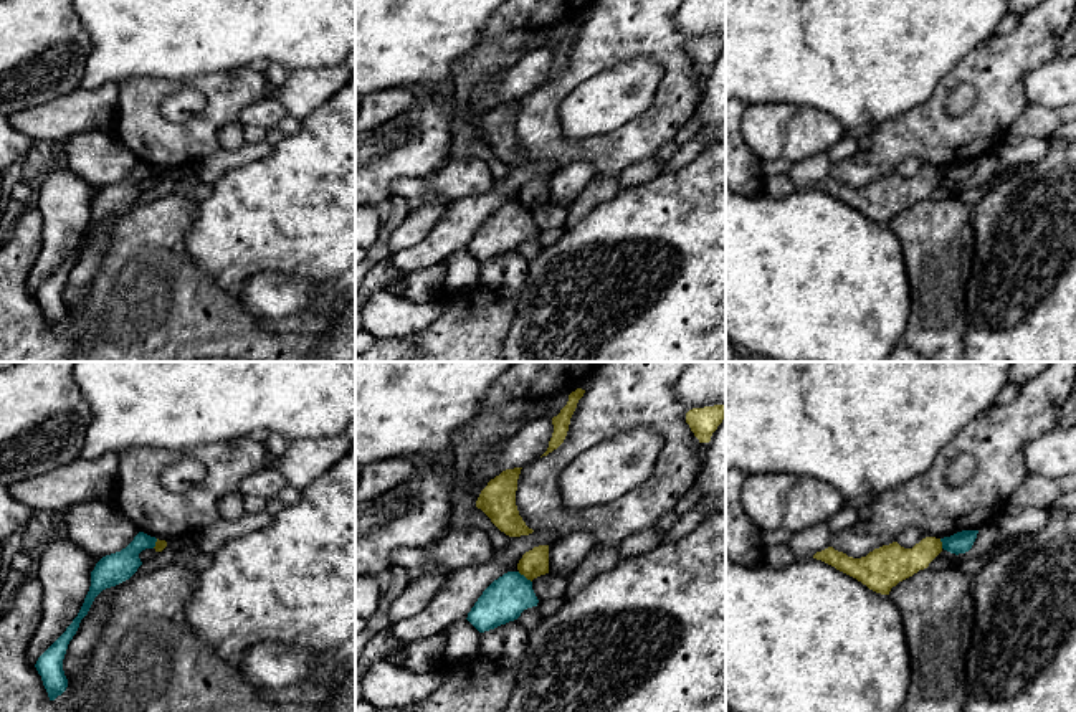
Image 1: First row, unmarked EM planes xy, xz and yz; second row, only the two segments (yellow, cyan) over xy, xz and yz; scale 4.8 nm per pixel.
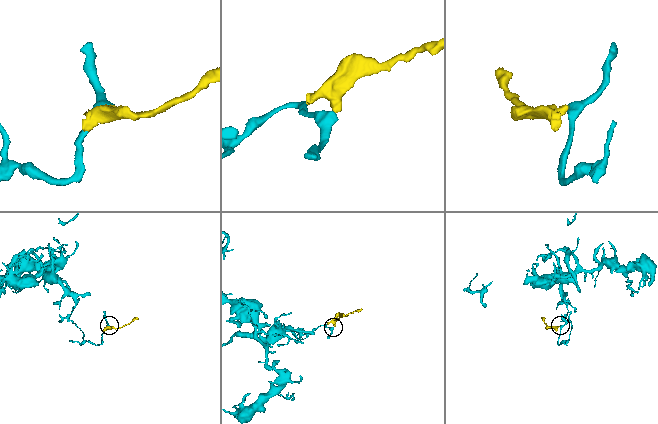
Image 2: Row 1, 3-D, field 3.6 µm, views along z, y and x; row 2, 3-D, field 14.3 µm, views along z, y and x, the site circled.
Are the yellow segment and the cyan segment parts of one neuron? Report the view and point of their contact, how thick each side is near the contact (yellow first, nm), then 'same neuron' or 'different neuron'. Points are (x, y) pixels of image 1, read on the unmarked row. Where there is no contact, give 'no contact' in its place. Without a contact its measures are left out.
meets yellow in xz at (524, 205); 130 nm thick on the yellow side, 200 nm on the other; different neuron

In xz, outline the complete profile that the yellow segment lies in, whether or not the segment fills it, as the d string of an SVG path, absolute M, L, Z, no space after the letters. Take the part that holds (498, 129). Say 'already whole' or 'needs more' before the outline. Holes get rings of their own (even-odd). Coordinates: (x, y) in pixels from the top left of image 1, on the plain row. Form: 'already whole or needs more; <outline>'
already whole; M522 97L506 99L481 121L476 137L509 167L529 165L534 160L526 155L516 135L517 109Z

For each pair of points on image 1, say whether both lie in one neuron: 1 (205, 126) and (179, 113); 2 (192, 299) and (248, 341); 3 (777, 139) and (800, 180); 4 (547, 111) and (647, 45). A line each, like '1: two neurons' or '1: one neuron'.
1: two neurons
2: one neuron
3: two neurons
4: one neuron

